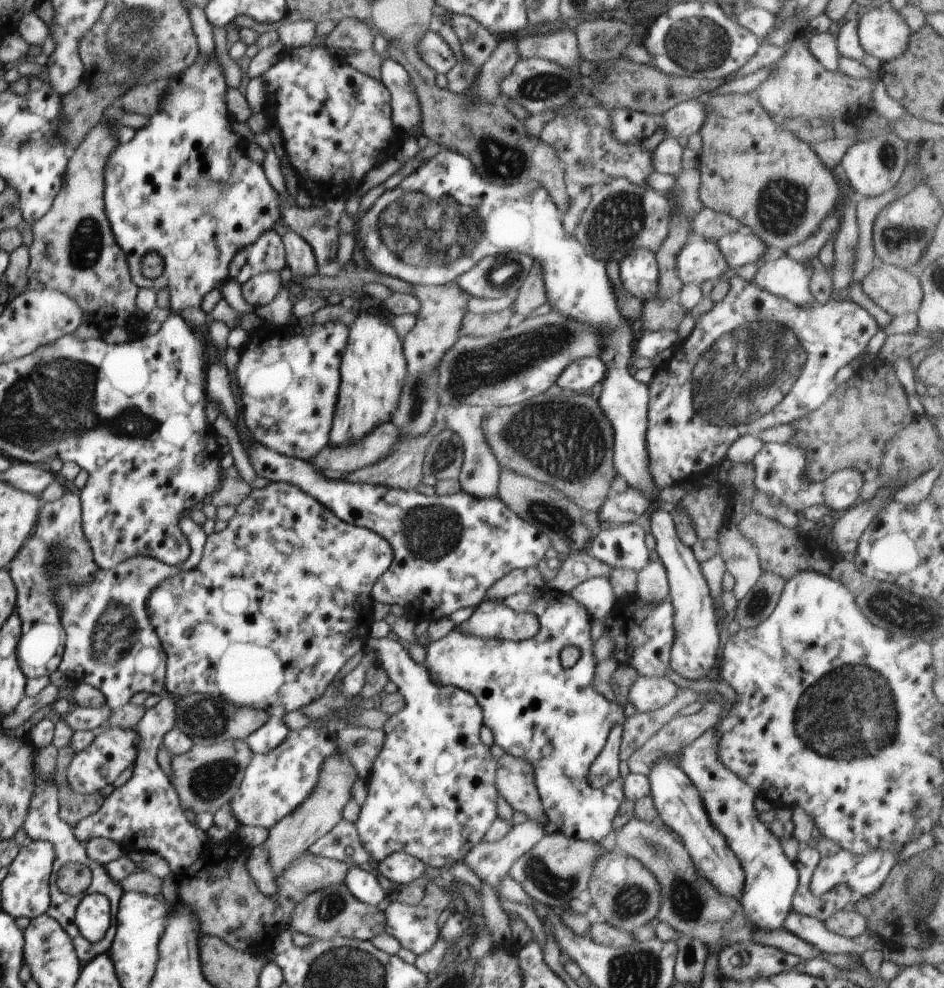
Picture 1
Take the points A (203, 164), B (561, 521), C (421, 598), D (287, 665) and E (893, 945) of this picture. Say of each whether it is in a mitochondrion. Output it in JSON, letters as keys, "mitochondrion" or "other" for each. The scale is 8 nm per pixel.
{"A":"other","B":"mitochondrion","C":"other","D":"other","E":"other"}

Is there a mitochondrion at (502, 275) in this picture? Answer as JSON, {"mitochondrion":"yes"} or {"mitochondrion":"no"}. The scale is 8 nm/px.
{"mitochondrion":"yes"}

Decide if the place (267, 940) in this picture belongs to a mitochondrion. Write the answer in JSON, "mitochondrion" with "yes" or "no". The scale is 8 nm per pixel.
{"mitochondrion":"no"}

